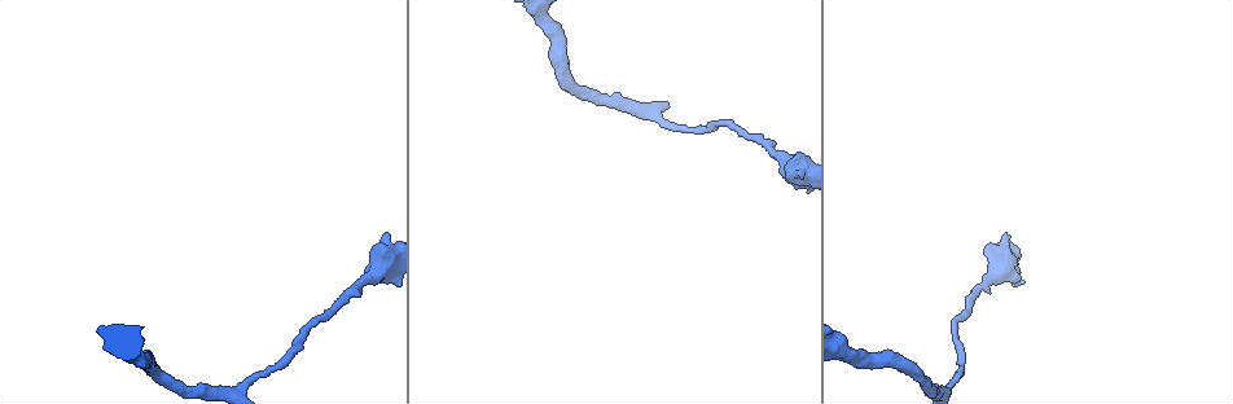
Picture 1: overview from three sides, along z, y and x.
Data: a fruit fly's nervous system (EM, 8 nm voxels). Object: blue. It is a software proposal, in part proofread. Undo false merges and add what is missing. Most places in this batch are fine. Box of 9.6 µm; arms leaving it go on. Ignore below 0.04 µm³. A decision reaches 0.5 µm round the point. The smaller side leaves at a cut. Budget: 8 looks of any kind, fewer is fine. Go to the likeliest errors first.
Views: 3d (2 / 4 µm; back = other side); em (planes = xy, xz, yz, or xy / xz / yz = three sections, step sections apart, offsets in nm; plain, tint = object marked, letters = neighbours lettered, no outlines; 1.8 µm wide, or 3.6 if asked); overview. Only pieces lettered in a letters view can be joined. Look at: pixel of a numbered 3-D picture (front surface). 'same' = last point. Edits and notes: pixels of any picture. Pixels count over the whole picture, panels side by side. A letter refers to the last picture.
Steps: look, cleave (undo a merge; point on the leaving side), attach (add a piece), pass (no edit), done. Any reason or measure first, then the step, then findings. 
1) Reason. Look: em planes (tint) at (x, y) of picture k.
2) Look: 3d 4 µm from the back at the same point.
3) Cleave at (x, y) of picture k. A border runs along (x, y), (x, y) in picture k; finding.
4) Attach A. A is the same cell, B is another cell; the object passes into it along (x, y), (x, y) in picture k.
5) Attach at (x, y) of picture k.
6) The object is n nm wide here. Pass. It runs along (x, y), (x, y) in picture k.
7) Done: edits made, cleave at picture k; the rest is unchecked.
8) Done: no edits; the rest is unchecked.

Free end. Look: em planes (letters) at (388, 232) of picture 1.

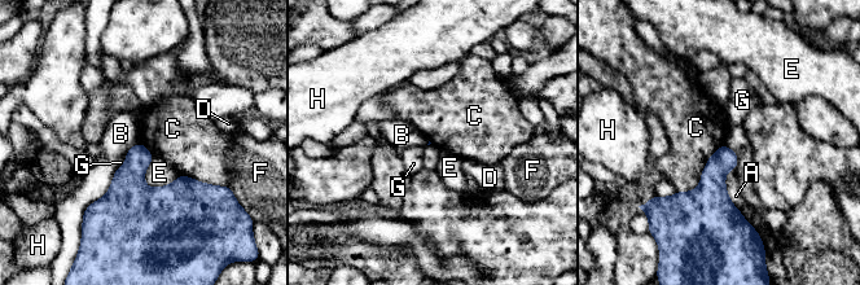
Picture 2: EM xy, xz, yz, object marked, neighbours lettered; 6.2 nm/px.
Pass. A, B, C, D, E, F, G and H are other cells; a border runs along (724, 143), (701, 182), (678, 192) in picture 2; no lettered piece goes on from it.

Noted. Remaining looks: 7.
Thick turns thin. Look: em planes (tint) at (665, 124) of picture 1.

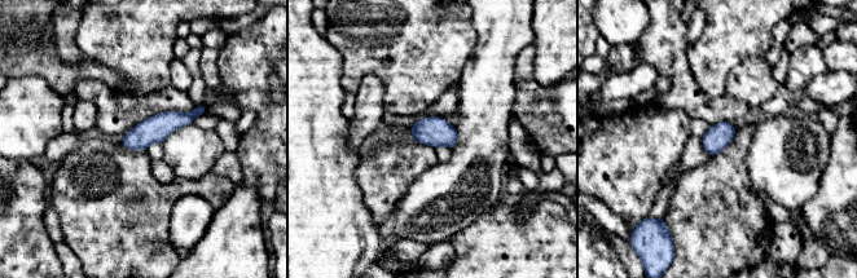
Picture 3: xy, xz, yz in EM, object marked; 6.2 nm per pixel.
Look: em planes (letters) at the same point.

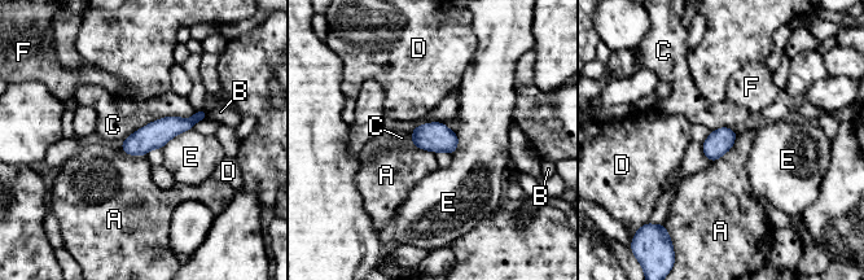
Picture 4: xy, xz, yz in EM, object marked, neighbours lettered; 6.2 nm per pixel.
Pass. A, B, C, D, E and F are other cells; a border runs along (737, 132), (733, 145), (713, 162) in picture 4; all the same cell.

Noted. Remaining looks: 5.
Sudden change in width. Look: em 3.6 µm planes (letters) at (840, 354) of picture 1.

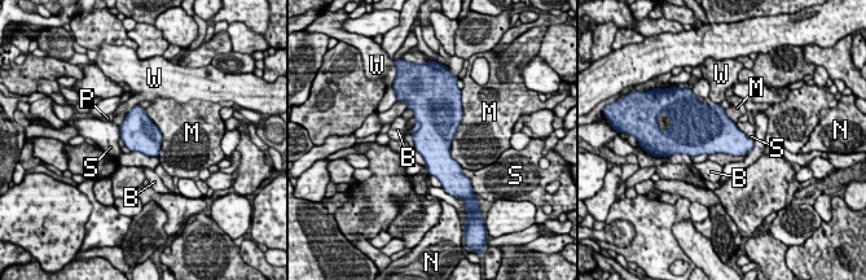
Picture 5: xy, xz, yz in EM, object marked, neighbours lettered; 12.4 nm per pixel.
The object is 460 nm wide here. Pass. B, M, N, P, S and W are other cells; a border runs along (416, 127), (409, 132) in picture 5; one cell here.

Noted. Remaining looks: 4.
Done: no edits; the rest is unchecked.

